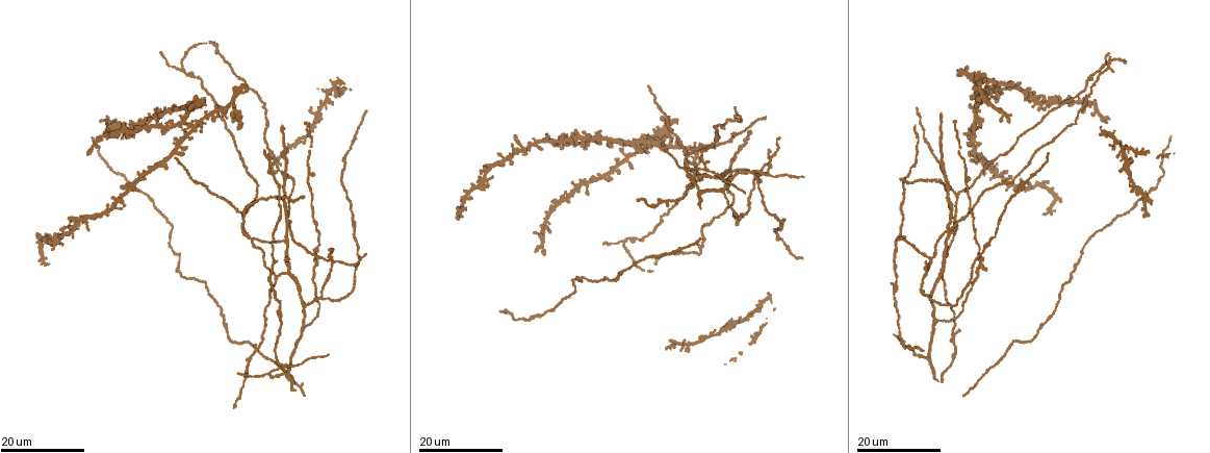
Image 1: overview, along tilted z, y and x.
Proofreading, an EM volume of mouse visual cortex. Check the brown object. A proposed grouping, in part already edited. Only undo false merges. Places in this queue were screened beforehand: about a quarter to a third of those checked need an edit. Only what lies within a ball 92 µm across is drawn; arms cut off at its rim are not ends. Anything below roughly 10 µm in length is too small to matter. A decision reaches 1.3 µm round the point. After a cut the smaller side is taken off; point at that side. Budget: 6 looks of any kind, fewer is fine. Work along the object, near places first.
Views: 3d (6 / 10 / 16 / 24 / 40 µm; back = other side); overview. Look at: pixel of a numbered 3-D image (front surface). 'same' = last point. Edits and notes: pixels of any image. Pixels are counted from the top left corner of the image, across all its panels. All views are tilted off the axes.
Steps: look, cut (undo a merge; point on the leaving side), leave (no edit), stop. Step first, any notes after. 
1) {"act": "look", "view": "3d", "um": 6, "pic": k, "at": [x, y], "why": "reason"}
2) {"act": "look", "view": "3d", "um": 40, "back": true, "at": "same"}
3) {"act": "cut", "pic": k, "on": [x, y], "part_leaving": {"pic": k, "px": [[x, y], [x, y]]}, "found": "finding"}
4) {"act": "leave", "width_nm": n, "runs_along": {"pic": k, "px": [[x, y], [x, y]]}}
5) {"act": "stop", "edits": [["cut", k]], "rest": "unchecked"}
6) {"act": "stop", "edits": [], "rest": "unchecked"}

{"act": "look", "view": "3d", "um": 24, "pic": 1, "at": [967, 216]}

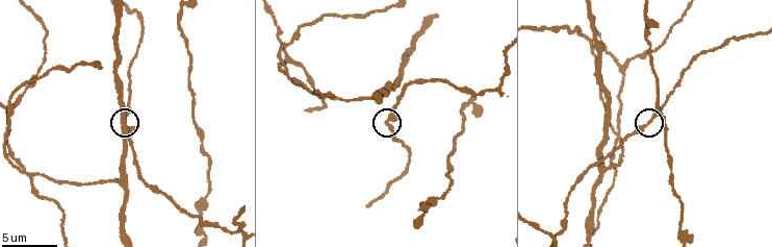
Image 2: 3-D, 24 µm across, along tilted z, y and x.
{"act": "look", "view": "3d", "um": 10, "pic": 2, "at": [649, 123], "why": "zoom in"}

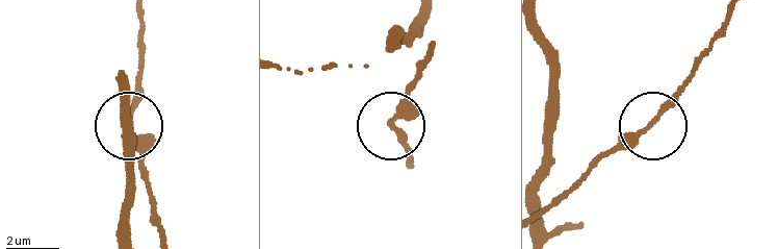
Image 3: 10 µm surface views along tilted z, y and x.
{"act": "leave", "width_nm": 200, "runs_along": {"pic": 3, "px": [[542, 213], [594, 165], [638, 143], [660, 108], [691, 80]]}, "found": "one neuron here"}

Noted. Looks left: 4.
{"act": "look", "view": "3d", "um": 6, "pic": 2, "at": [614, 127], "why": "small branch off a trunk"}

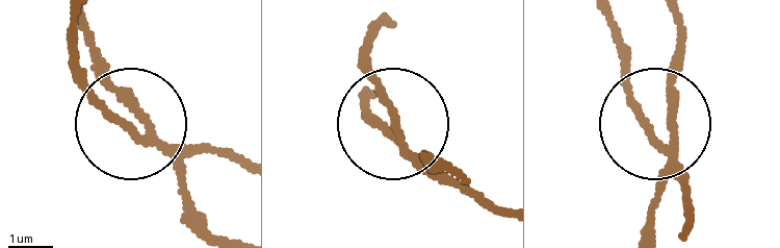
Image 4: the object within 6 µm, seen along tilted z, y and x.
{"act": "leave", "width_nm": 170, "found": "all the same neuron"}

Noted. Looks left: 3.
{"act": "look", "view": "3d", "um": 16, "pic": 1, "at": [735, 176], "why": "small branch off a trunk"}

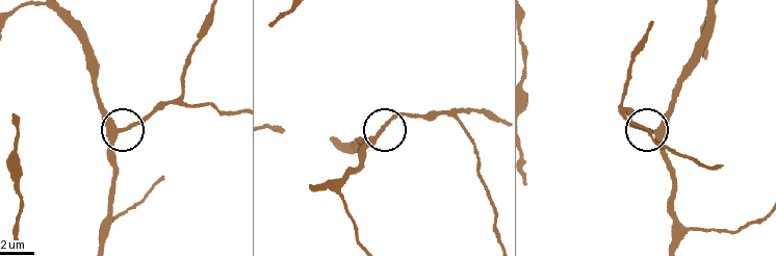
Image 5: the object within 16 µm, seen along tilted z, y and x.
{"act": "look", "view": "3d", "um": 10, "pic": 5, "at": [118, 131]}

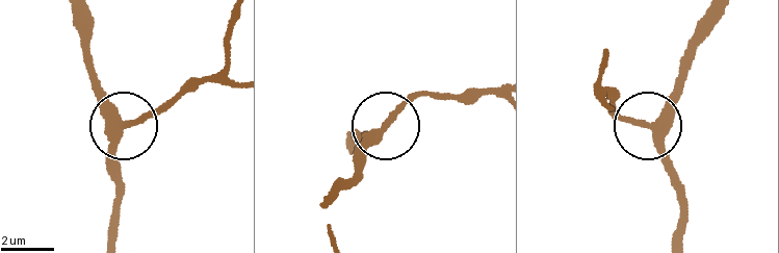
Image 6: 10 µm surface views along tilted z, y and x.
{"act": "leave", "side_arm_um": 124, "runs_along": {"pic": 6, "px": [[73, 14], [91, 79], [115, 119], [127, 126], [158, 108]]}, "found": "continuous, no second neuron"}

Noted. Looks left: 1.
{"act": "stop", "edits": [], "rest": "unchecked"}

